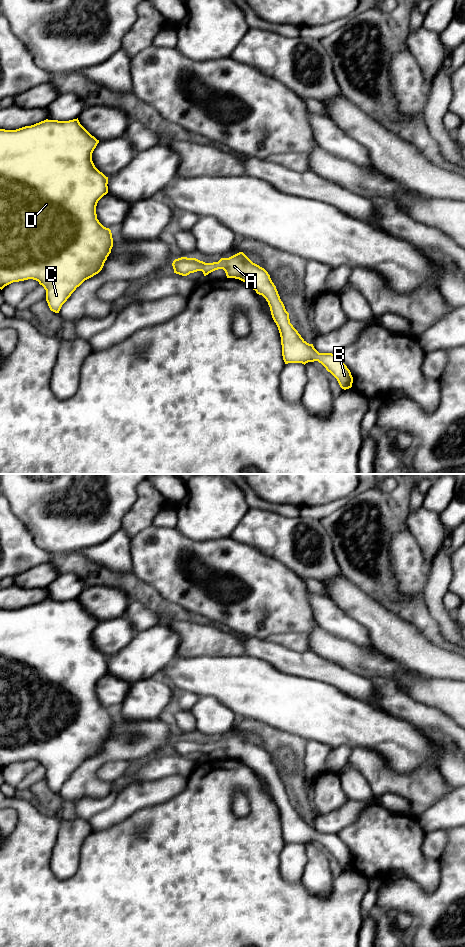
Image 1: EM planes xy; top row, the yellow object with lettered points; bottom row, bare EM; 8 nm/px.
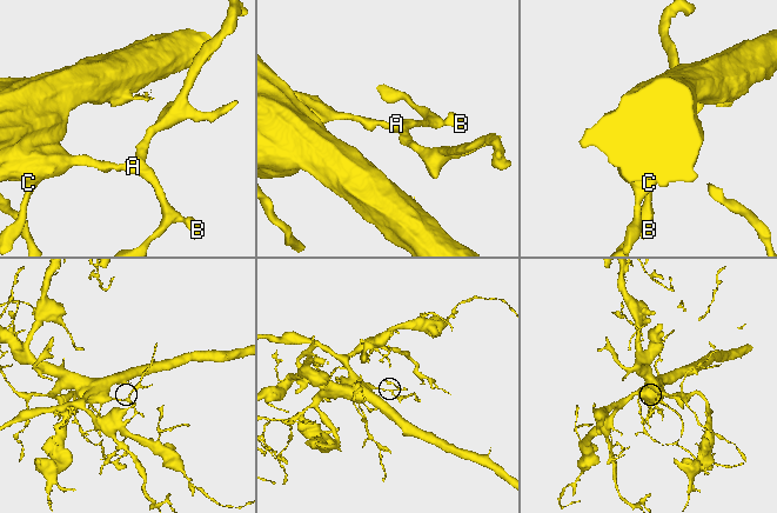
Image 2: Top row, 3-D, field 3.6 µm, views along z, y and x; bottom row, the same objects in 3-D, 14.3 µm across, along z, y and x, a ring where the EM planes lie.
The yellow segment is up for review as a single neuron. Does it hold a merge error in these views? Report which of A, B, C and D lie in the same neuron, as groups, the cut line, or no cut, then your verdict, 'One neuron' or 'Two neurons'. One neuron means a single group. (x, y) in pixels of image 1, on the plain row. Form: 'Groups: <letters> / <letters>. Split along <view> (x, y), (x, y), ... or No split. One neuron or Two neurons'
Groups: A B C D. No split. One neuron

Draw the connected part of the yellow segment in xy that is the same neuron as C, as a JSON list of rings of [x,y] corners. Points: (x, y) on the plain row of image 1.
[[[78,598],[69,601],[44,600],[16,610],[0,609],[0,769],[13,763],[33,759],[46,770],[46,781],[51,791],[59,793],[62,785],[85,760],[98,754],[113,727],[112,713],[97,699],[98,681],[108,673],[108,657],[100,652],[92,641],[92,633],[99,620],[92,616]]]

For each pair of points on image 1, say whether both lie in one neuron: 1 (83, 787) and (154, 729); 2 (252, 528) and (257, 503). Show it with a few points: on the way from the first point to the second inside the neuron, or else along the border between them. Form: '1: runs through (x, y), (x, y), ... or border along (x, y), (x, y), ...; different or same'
1: runs through (92, 767), (115, 748), (134, 742); same
2: border along (249, 507), (269, 510), (279, 515); different

